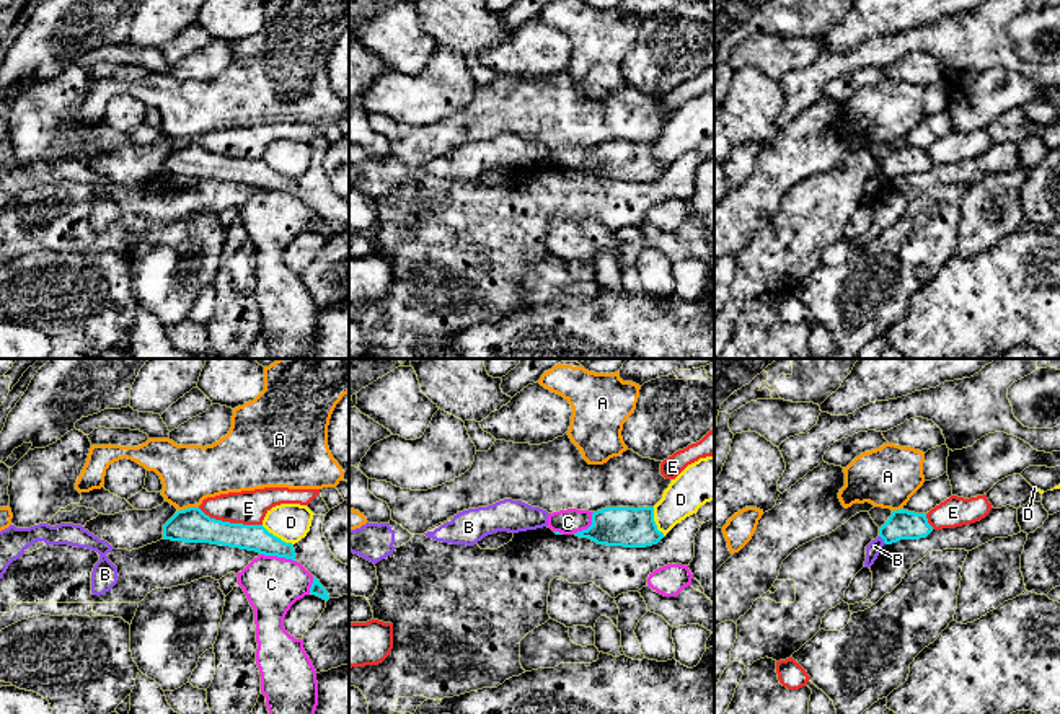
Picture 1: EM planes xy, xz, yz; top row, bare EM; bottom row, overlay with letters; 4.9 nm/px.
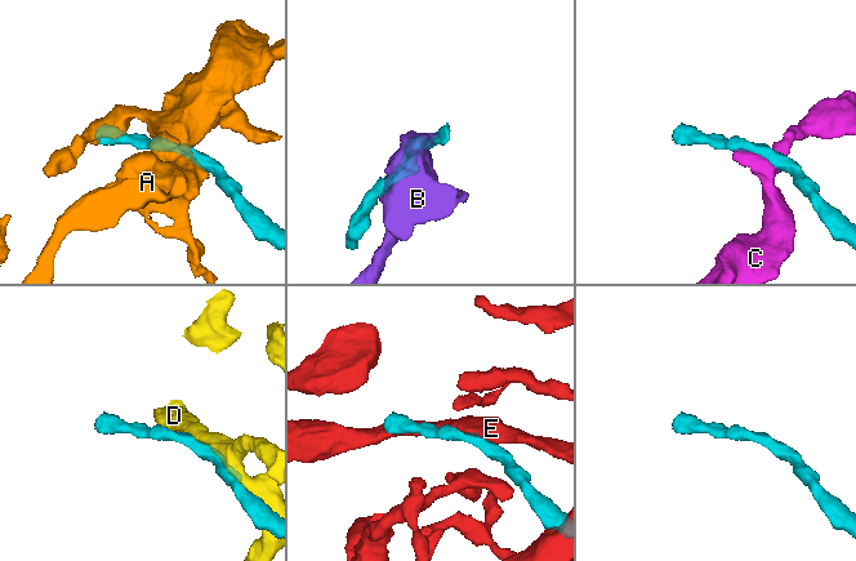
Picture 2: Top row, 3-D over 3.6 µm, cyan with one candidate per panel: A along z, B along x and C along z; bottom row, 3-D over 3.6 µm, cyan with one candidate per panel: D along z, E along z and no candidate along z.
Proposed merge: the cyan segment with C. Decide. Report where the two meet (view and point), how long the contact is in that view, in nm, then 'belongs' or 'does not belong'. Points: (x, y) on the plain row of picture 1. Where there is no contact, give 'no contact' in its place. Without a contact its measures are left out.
xy (278, 191) | 180 nm | does not belong

